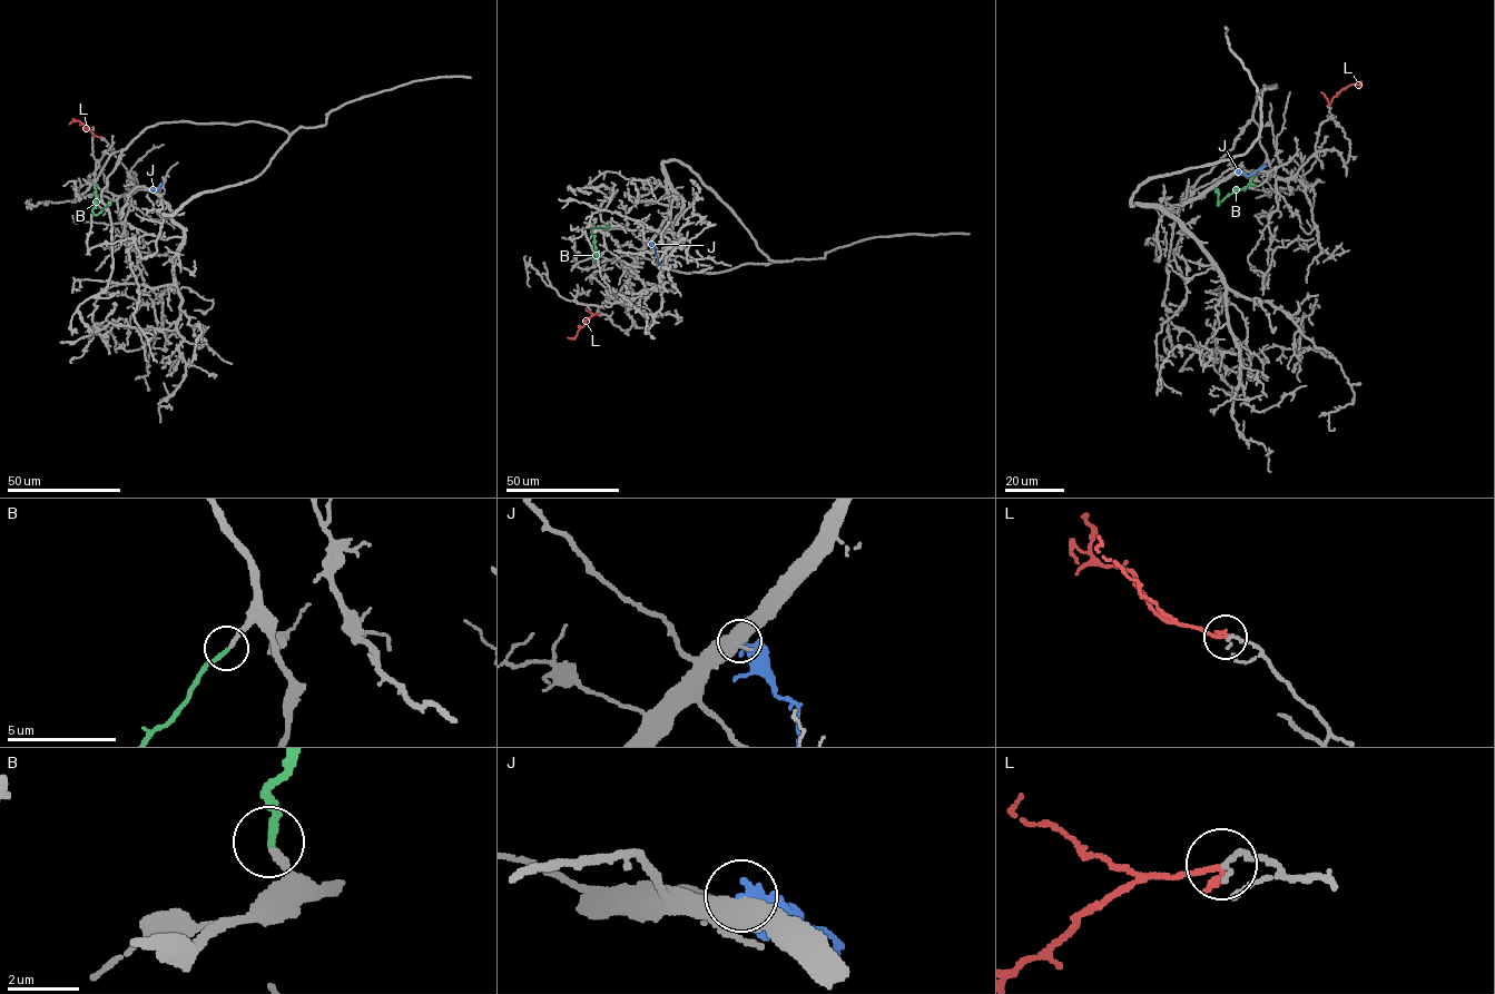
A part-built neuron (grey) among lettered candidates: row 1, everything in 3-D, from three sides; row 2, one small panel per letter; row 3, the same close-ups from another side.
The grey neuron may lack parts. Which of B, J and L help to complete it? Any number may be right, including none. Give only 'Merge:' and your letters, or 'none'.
Merge: B

